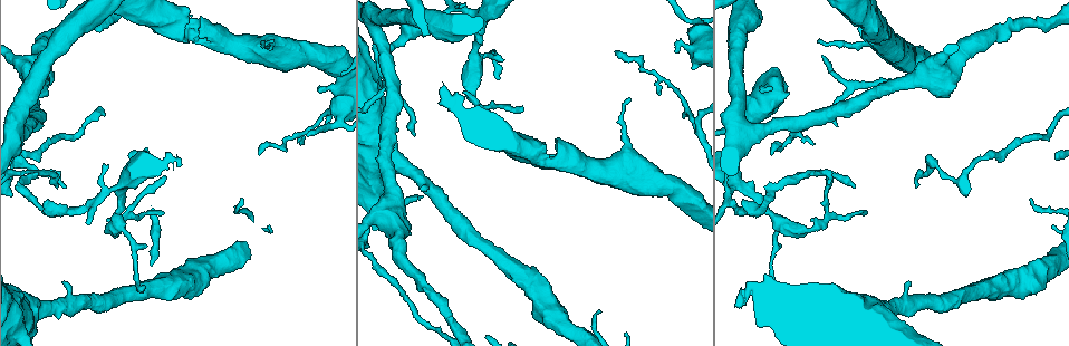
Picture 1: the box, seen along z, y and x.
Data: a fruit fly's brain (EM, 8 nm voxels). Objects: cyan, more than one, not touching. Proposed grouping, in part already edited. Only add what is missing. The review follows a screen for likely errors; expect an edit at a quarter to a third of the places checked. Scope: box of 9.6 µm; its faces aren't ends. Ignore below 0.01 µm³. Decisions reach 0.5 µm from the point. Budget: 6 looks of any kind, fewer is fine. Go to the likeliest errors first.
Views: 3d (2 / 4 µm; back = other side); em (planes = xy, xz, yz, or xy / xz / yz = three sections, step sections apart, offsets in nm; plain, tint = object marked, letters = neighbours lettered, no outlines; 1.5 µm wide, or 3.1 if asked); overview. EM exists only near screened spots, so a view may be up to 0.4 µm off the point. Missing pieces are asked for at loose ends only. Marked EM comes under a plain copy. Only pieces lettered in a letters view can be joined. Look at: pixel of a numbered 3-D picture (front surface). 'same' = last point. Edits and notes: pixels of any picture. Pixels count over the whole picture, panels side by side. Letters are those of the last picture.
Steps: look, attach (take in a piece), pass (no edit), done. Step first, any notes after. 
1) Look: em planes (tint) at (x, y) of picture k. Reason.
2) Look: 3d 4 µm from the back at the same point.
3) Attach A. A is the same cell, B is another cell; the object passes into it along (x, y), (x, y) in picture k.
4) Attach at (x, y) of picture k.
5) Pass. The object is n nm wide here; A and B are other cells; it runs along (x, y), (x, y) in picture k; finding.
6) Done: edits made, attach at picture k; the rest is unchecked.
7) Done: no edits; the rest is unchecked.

Look: 3d 2 µm at (677, 52) of picture 1. Branch stops here.

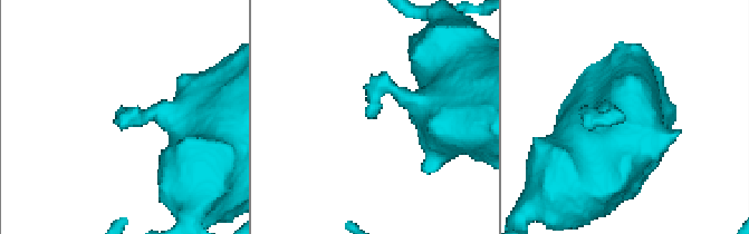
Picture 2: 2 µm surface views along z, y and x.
Look: em planes (letters) at (621, 113) of picture 2.

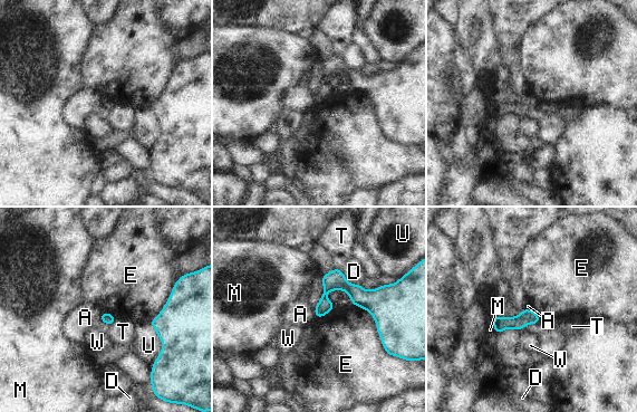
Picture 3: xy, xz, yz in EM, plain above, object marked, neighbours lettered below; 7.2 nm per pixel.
Pass. A, D, E, M, T, U and W are other cells; a border runs along (353, 304), (372, 315), (386, 353) in picture 3; no lettered piece goes on from it.

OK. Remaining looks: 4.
Look: 3d 2 µm from the back at (418, 200) of picture 1. End of a long branch.

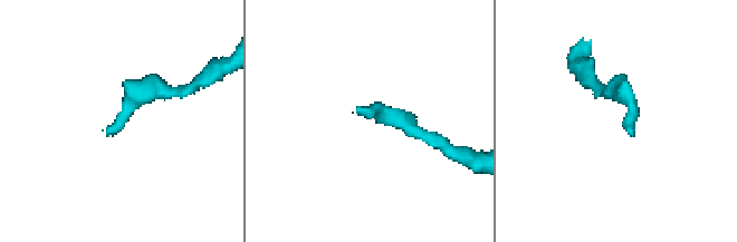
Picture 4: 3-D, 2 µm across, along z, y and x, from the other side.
Look: em planes (letters) at (357, 113) of picture 4. Need the tissue.

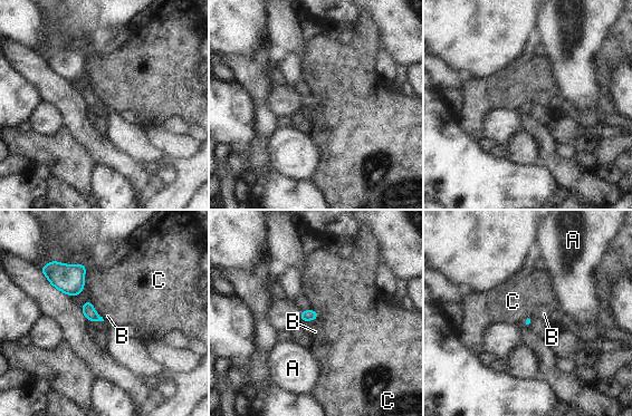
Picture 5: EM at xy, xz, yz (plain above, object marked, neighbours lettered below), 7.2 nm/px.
Pass. A, B and C are other cells; a border runs along (95, 310), (104, 320) in picture 5; none of them fits.

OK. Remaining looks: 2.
Look: em planes (letters) at (772, 154) of picture 1. An open end.

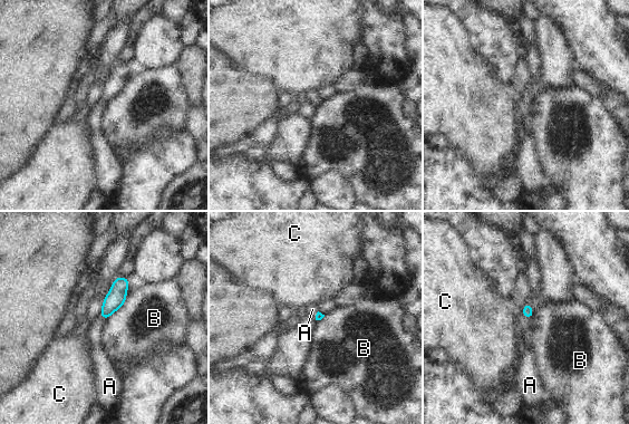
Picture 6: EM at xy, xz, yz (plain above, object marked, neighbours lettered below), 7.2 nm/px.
Attach A. A is the same cell, B and C are other cells; the object passes into it along (528, 312), (526, 317), (525, 324) in picture 6; the neuron continues.

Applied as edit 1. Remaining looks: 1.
Done: edits made, attach at picture 6; the rest is unchecked.

